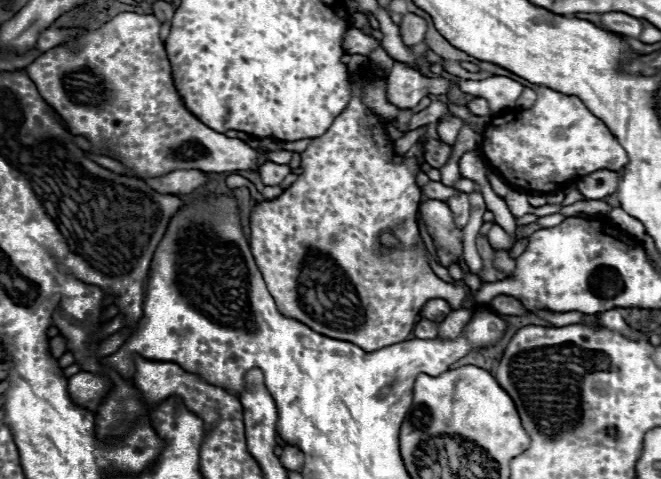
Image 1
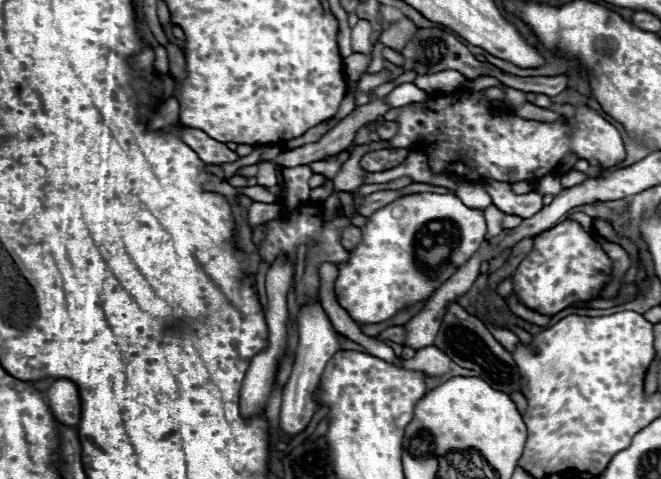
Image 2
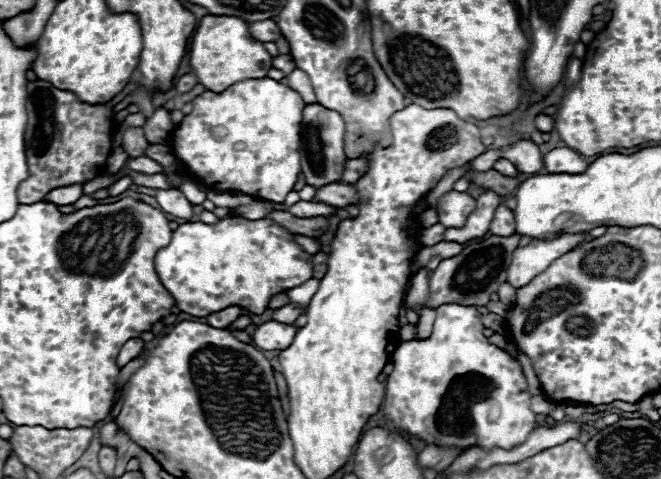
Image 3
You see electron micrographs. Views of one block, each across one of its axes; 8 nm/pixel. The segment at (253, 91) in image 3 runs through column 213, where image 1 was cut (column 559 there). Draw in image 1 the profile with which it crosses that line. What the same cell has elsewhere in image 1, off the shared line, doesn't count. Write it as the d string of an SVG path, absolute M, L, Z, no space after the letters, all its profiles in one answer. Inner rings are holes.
M544 86L536 92L538 100L530 110L522 110L516 116L492 118L482 134L482 154L512 188L552 192L596 170L618 172L628 164L624 148L578 96L568 96Z

